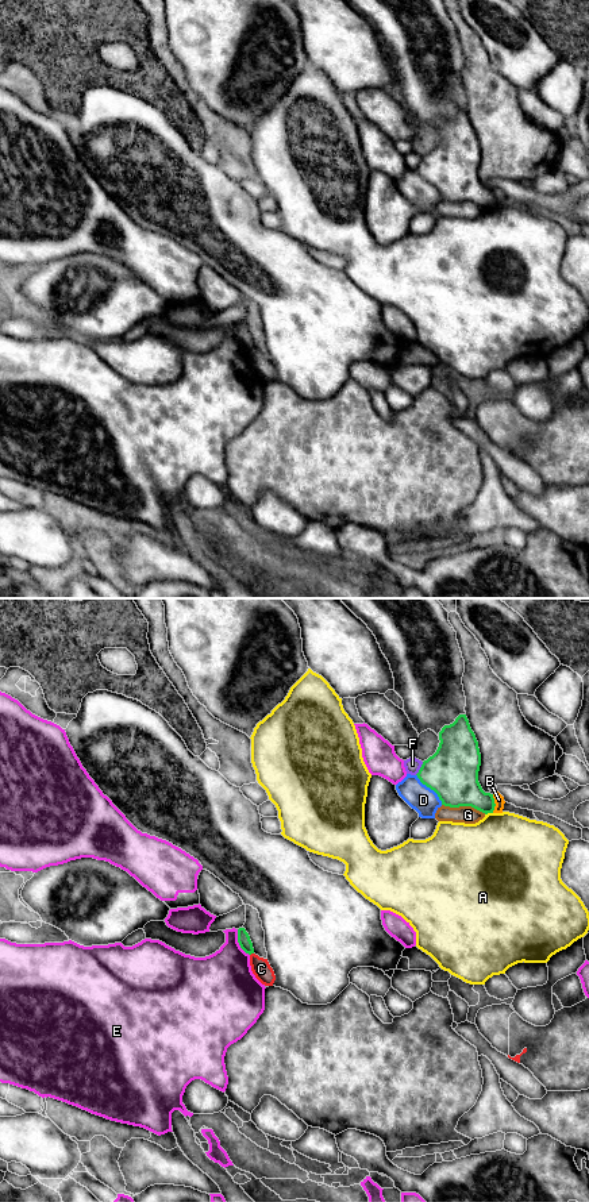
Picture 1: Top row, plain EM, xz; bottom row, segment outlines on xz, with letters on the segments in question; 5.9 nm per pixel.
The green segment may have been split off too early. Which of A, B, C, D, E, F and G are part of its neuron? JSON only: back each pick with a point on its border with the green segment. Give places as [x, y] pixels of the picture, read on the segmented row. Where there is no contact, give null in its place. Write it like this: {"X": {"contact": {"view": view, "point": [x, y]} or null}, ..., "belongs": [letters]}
{"belongs": []}

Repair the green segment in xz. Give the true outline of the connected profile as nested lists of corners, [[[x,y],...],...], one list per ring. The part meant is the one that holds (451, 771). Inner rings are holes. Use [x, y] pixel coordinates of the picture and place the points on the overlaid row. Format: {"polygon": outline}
{"polygon": [[[459,714],[453,724],[444,725],[439,732],[439,740],[436,752],[423,762],[416,774],[420,782],[434,790],[444,806],[471,806],[485,814],[493,813],[493,794],[485,793],[478,782],[481,754],[466,714]]]}

